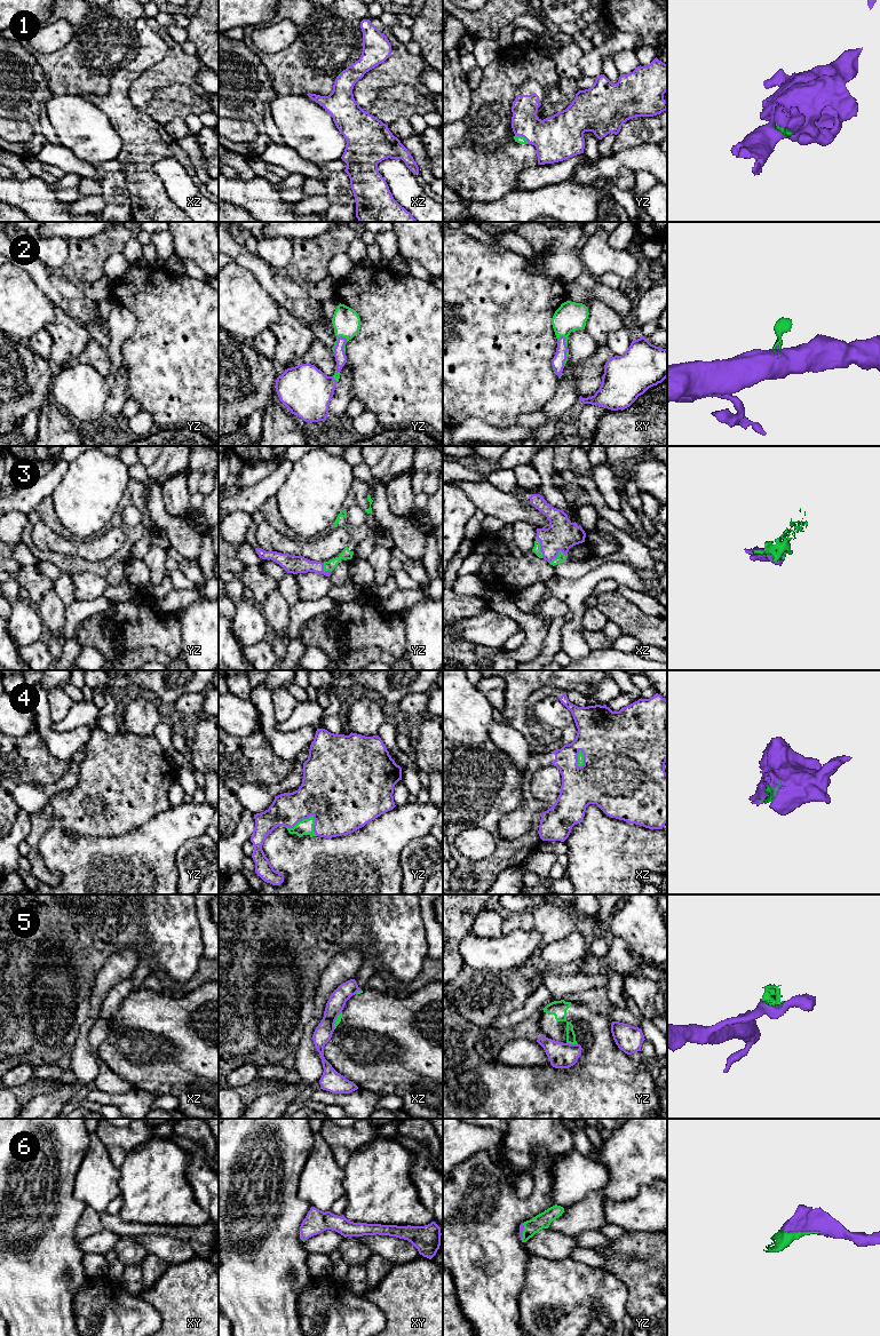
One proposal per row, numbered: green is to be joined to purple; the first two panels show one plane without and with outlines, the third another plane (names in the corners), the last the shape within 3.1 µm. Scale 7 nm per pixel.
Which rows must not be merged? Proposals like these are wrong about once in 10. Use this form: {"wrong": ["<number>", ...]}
{"wrong": ["5"]}

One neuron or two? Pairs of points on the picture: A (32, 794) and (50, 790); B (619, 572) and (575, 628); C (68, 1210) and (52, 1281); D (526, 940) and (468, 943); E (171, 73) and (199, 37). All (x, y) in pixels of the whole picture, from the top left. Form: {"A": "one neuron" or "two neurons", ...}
{"A": "one neuron", "B": "one neuron", "C": "one neuron", "D": "one neuron", "E": "two neurons"}

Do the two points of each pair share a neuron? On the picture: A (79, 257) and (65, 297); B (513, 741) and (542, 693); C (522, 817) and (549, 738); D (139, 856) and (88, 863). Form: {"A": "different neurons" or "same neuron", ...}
{"A": "different neurons", "B": "different neurons", "C": "same neuron", "D": "same neuron"}

